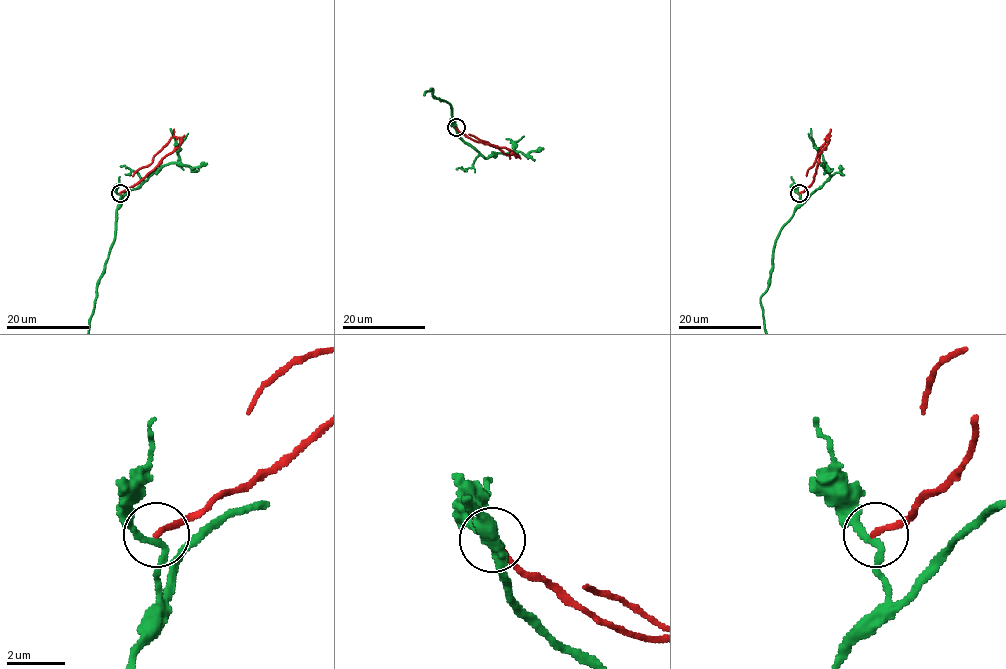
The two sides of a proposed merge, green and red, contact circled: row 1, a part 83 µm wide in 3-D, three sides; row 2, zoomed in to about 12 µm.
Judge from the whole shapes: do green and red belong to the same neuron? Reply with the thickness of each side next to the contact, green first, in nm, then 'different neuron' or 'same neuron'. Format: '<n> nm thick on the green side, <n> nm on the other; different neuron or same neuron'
200 nm thick on the green side, 190 nm on the other; different neuron

